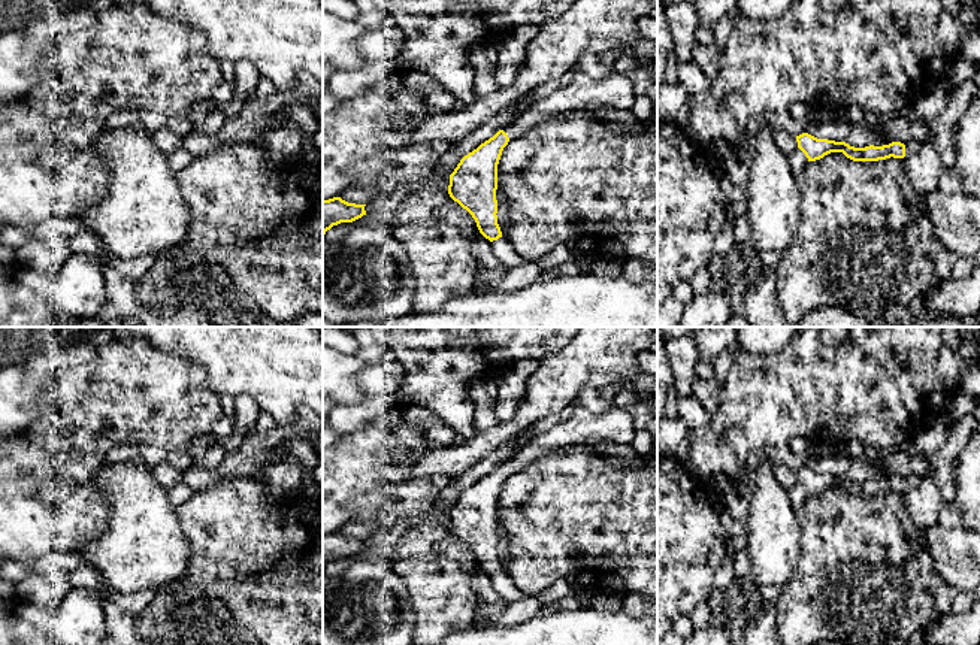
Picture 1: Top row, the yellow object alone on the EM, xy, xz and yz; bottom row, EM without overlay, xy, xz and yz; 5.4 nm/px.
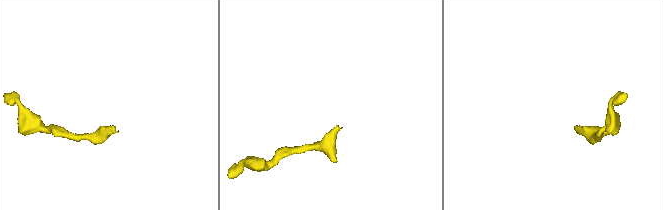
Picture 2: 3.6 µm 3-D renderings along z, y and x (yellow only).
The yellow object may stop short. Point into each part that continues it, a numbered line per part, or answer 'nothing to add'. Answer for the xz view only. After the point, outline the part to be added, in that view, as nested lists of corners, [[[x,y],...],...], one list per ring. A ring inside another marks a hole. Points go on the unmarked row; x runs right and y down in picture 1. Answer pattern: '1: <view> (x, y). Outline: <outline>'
1: xz (616, 426). Outline: [[[577,403],[574,414],[563,423],[533,437],[515,455],[502,463],[509,475],[524,469],[542,454],[571,445],[589,445],[592,440],[627,443],[635,433],[633,421],[624,408],[596,414]]]

